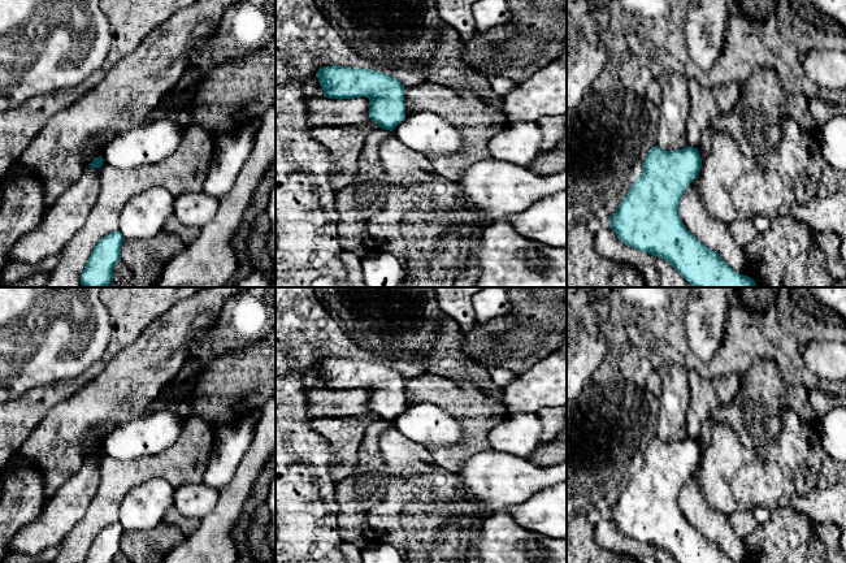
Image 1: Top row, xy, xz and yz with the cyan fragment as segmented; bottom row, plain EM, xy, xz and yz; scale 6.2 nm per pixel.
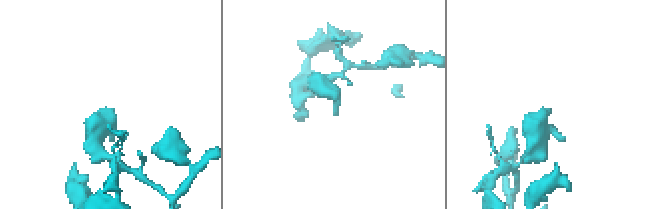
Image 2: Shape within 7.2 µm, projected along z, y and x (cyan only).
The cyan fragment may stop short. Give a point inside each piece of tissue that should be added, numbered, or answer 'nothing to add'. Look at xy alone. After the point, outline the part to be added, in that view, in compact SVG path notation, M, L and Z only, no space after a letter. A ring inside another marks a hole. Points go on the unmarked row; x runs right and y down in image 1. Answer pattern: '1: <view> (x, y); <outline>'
nothing to add

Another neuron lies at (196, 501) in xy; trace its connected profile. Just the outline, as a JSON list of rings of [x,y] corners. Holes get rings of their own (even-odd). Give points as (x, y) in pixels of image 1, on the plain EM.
[[[204,482],[185,484],[174,490],[174,507],[187,516],[203,519],[216,507],[220,493]]]

